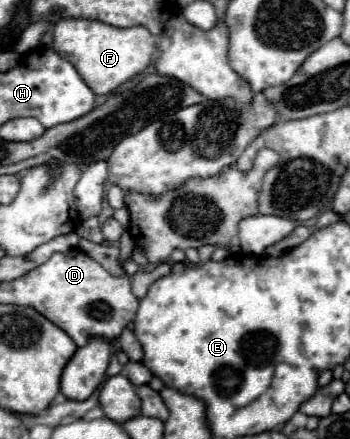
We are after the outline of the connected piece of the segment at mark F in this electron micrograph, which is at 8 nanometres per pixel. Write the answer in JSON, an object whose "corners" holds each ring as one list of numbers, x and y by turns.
{"corners":[[63,18,53,28,53,50,75,66,83,82,95,94,109,94,117,86,141,74,151,64,155,42,157,38,143,26,115,28,99,20,85,18]]}

